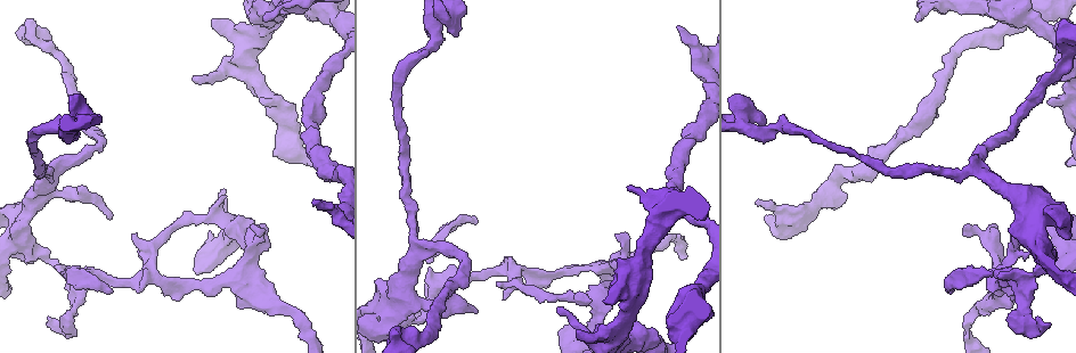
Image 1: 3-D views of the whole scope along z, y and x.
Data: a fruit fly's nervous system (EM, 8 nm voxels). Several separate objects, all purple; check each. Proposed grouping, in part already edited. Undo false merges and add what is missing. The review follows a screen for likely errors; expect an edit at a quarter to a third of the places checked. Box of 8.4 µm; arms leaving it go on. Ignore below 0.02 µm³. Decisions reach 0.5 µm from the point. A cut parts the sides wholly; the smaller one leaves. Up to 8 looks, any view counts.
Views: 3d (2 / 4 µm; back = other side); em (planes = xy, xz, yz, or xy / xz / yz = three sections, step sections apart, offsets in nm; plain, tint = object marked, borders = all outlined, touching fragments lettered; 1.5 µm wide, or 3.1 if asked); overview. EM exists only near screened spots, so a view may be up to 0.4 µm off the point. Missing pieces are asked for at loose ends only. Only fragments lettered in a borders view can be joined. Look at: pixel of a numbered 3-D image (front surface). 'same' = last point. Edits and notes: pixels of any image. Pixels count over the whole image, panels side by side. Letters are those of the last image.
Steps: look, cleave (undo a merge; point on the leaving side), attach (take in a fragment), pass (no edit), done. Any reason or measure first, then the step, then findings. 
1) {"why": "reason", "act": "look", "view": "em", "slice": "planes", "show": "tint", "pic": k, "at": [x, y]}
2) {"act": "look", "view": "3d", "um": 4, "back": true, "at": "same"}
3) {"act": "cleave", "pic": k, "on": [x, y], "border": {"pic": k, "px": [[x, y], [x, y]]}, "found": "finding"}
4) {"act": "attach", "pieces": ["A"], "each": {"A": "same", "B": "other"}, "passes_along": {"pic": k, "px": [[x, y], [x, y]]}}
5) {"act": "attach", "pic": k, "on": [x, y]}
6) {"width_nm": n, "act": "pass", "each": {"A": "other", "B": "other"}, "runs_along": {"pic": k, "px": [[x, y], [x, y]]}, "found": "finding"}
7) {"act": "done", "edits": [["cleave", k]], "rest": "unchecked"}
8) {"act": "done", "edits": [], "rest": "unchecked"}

{"why": "sudden change in width", "act": "look", "view": "3d", "um": 4, "pic": 1, "at": [44, 259]}

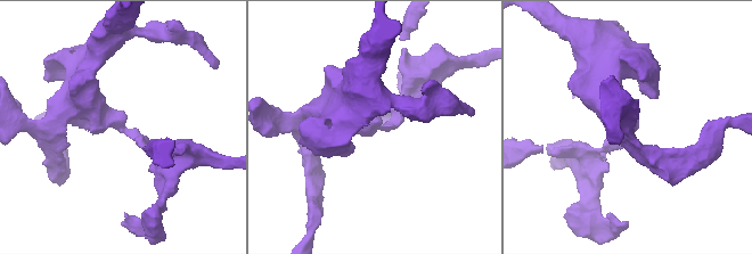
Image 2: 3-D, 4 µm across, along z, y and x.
{"act": "look", "view": "em", "slice": "planes", "show": "tint", "pic": 2, "at": [119, 126]}

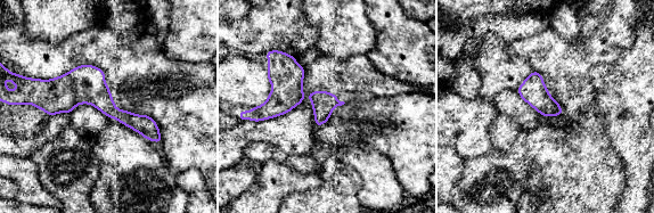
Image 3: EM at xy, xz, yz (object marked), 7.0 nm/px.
{"why": "what lies round it", "act": "look", "view": "em", "slice": "planes", "show": "borders", "at": "same"}

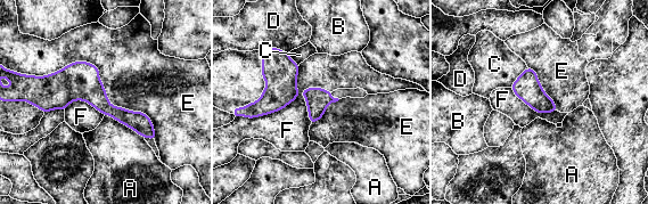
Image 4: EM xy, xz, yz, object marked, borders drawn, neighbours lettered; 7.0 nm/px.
{"width_nm": 170, "longest_contact_nm": ["E", 1000], "act": "pass", "each": {"A": "other", "B": "other", "C": "other", "D": "other", "E": "other", "F": "other"}, "found": "one cell here"}

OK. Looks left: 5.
{"act": "look", "view": "em", "slice": "yz", "step": 8, "show": "borders", "pic": 1, "at": [587, 301]}

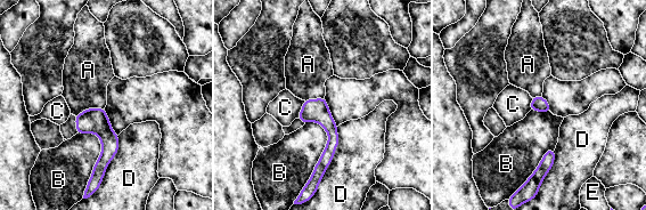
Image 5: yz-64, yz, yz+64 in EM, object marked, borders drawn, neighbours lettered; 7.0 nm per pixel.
{"width_nm": 100, "act": "pass", "each": {"A": "other", "B": "other", "C": "other", "D": "other", "E": "other"}, "border": {"pic": 5, "px": [[316, 121], [327, 143], [304, 186]]}, "found": "none of them fits"}

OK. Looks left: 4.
{"why": "an open end", "act": "look", "view": "3d", "um": 2, "back": true, "pic": 1, "at": [193, 78]}

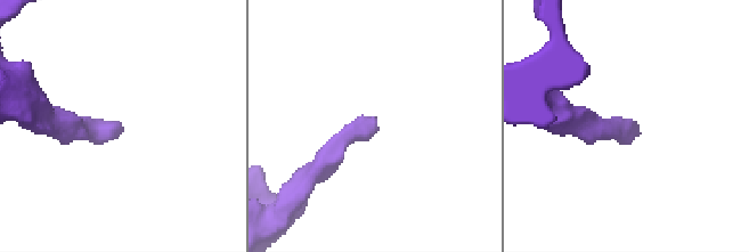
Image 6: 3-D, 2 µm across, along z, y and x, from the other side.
{"act": "look", "view": "em", "slice": "xz", "step": 4, "show": "borders", "pic": 6, "at": [636, 127]}

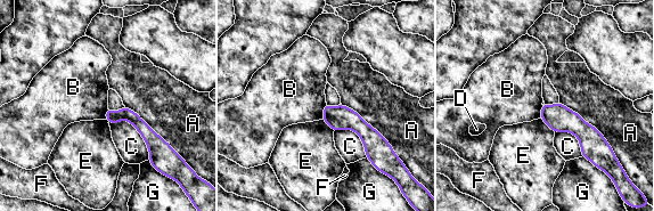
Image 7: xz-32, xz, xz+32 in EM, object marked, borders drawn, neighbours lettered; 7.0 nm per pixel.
{"act": "look", "view": "em", "slice": "planes", "show": "borders", "at": "same"}

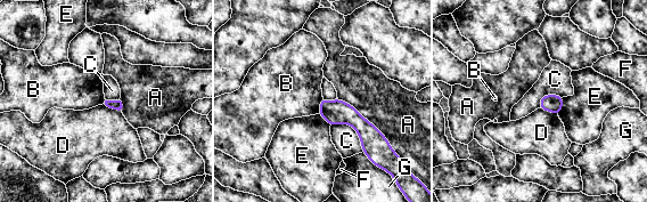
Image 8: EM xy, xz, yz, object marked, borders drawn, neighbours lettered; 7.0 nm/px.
{"longest_contact_nm": ["A", 550], "act": "pass", "each": {"A": "other", "B": "other", "C": "other", "D": "other", "E": "other", "F": "other", "G": "other"}, "found": "no lettered fragment goes on from it"}

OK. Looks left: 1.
{"act": "done", "edits": [], "rest": "unchecked"}

